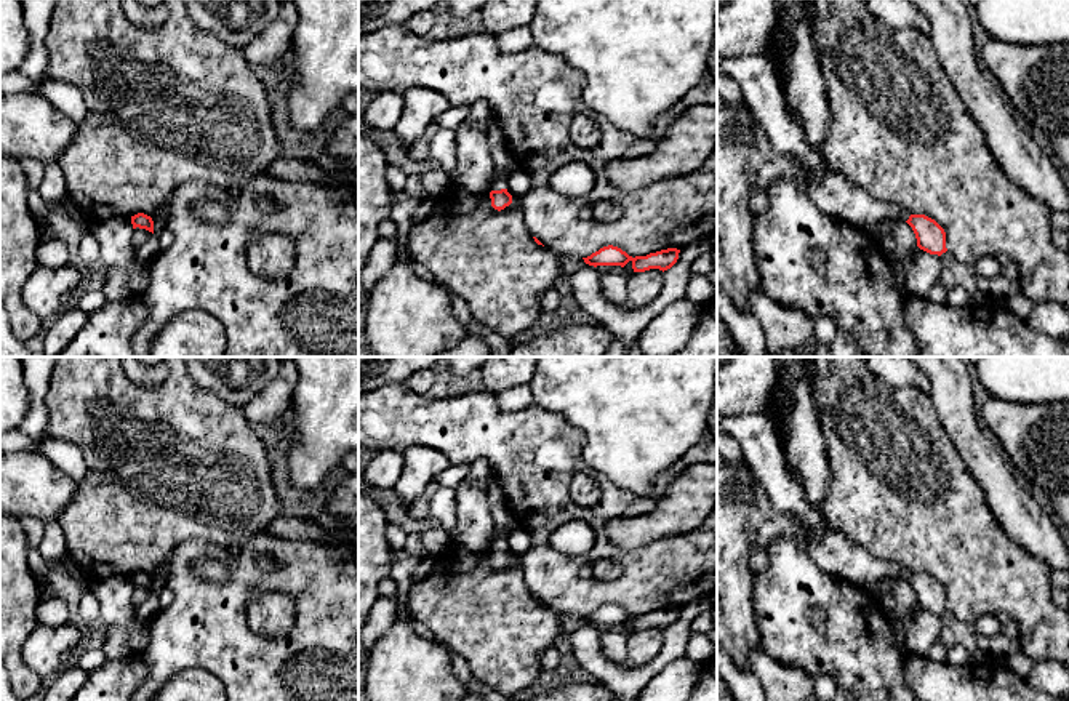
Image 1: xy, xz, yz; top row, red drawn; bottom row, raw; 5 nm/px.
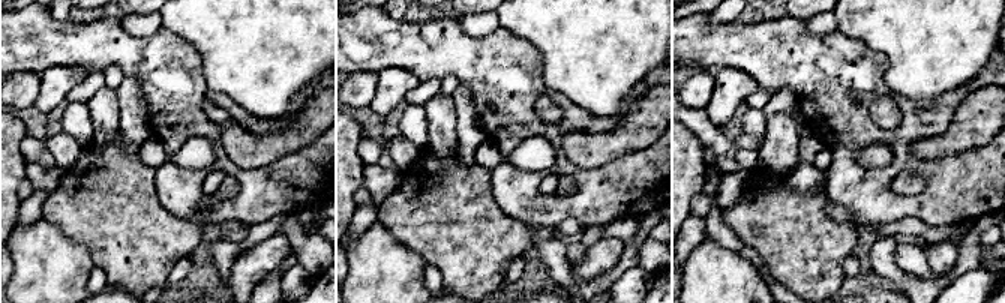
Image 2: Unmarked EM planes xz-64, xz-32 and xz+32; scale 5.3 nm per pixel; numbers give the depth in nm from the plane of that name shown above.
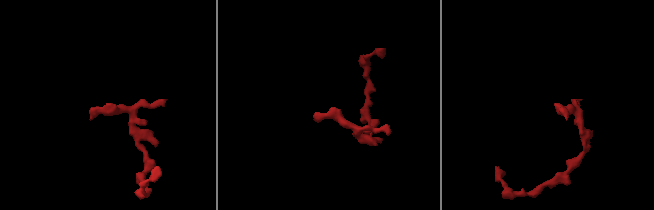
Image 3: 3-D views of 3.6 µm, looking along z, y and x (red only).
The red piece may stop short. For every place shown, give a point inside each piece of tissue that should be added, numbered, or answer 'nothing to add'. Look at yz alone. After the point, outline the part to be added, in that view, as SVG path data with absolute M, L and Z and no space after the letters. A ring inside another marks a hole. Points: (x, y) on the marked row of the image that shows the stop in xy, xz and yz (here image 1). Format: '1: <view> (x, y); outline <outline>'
1: yz (834, 194); outline M824 157L824 178L816 182L807 170L797 163L807 184L808 195L829 216L864 227L883 219L907 221L911 213L898 205L872 198L864 189L851 182L845 174L834 170Z

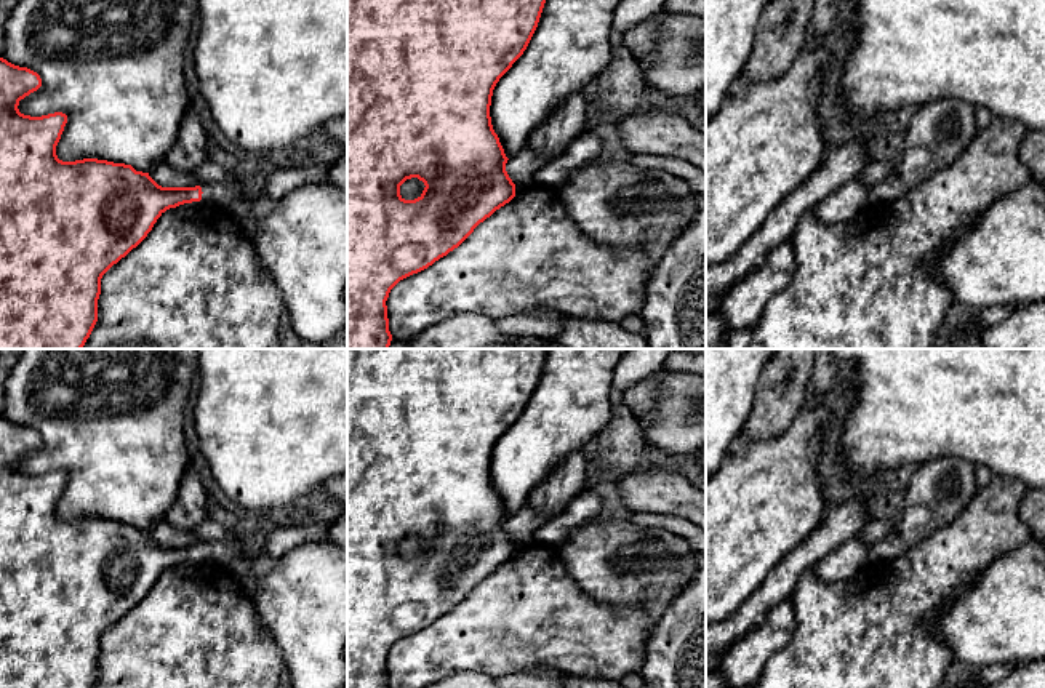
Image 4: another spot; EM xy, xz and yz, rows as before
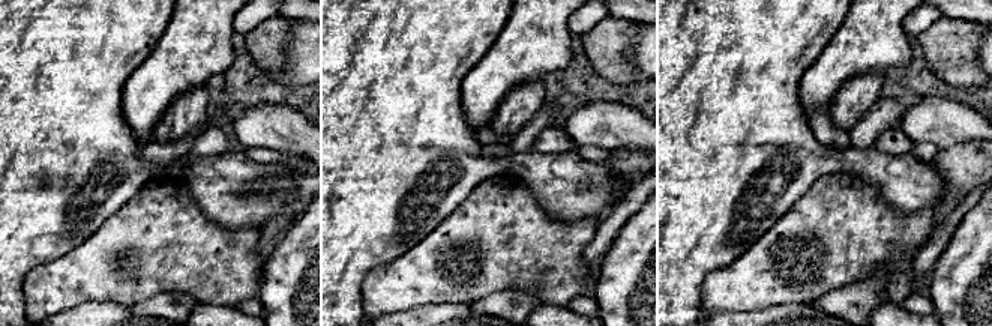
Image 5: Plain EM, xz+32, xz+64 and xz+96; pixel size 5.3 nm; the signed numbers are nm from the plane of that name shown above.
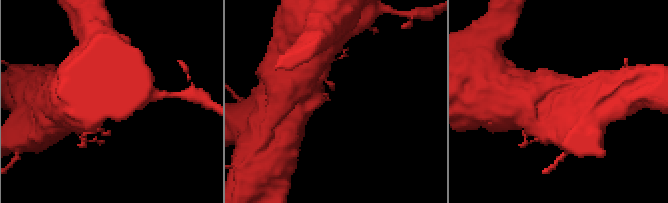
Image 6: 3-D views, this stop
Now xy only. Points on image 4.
1: xy (221, 194); outline M269 174L254 176L235 176L229 184L202 184L202 200L203 203L216 203L222 206L230 206L238 194L246 194L258 202L264 202L262 192Z

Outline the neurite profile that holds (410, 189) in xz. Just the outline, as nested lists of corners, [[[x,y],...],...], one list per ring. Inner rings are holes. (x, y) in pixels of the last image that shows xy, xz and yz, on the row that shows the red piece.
[[[411,178],[406,179],[402,186],[400,186],[400,195],[405,200],[414,200],[418,197],[421,197],[422,190],[424,190],[424,182],[419,181],[418,178]]]

